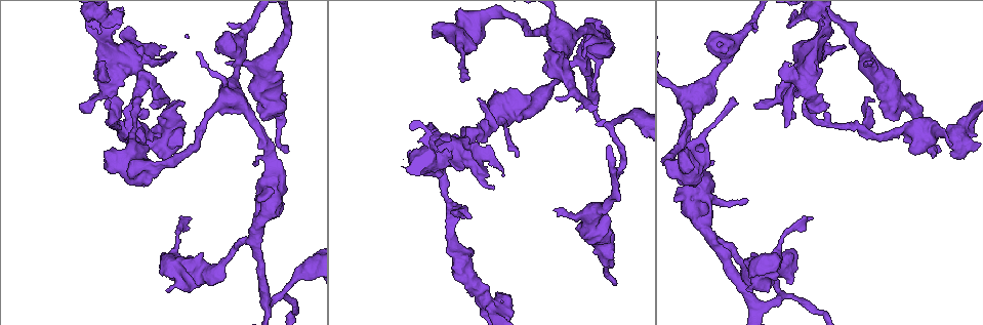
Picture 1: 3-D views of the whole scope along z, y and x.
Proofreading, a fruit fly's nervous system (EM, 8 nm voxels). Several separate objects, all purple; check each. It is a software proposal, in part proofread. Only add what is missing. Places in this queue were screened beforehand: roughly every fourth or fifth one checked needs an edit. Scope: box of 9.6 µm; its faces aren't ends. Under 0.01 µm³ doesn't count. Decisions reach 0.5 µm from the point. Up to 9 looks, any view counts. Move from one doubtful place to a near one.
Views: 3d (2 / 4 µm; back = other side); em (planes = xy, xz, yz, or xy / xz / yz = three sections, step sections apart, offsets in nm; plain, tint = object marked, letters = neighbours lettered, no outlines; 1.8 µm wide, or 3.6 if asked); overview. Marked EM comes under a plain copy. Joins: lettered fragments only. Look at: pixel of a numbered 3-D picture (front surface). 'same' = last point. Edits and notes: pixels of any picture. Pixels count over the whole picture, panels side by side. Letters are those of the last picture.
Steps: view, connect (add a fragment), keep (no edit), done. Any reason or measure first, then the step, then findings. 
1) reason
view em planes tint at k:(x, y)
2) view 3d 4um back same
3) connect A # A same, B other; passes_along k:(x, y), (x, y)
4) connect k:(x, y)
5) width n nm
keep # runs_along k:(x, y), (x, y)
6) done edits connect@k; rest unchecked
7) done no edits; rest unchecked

sharp bend
view 3d 4um at 1:(775, 255)

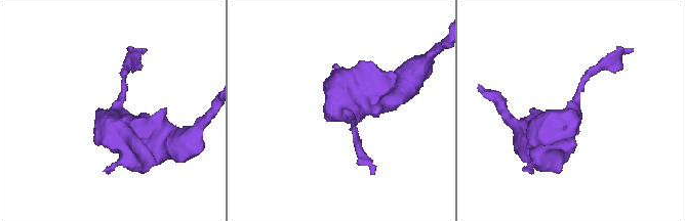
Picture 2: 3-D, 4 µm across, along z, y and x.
arms 3; now the EM
view em 3.6um planes letters at 2:(347, 113)

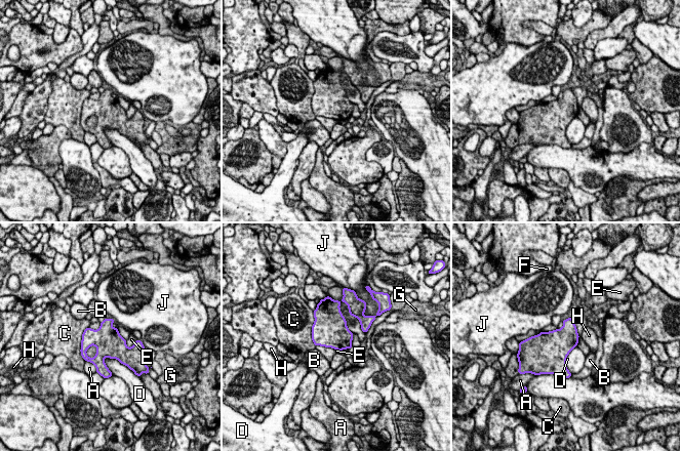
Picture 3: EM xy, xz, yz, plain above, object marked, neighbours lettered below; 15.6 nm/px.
keep # A other, B other, C other, D other, E other, F other, G other, H other, J other; border 3:(316, 345), (330, 346), (337, 351); none of them fits

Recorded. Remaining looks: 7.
branch stops here
view 3d 4um at 1:(139, 125)

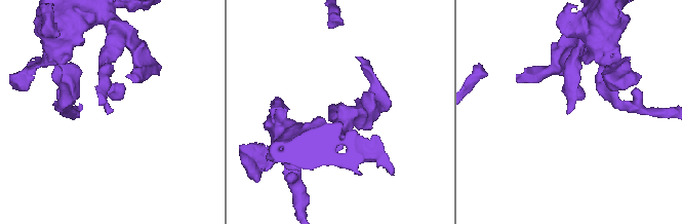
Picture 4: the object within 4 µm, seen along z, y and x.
view em planes letters at 4:(567, 114)

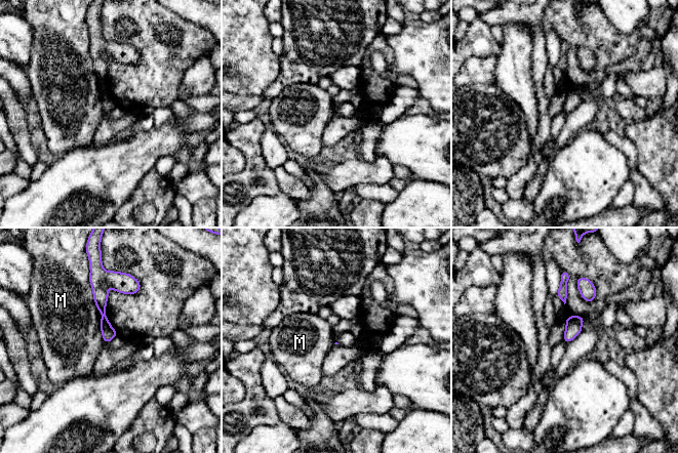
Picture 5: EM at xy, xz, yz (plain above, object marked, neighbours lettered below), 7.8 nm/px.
keep # M other; runs_along 5:(102, 281), (102, 310), (107, 339); none of them fits

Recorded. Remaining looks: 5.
free end
view 3d 2um at 1:(229, 23)

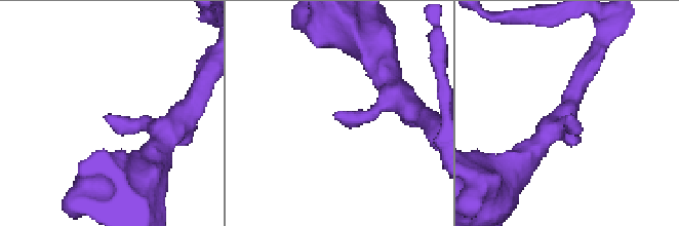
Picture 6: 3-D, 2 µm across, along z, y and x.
arm_widths 220, 280 nm
view em planes tint at 6:(569, 117)

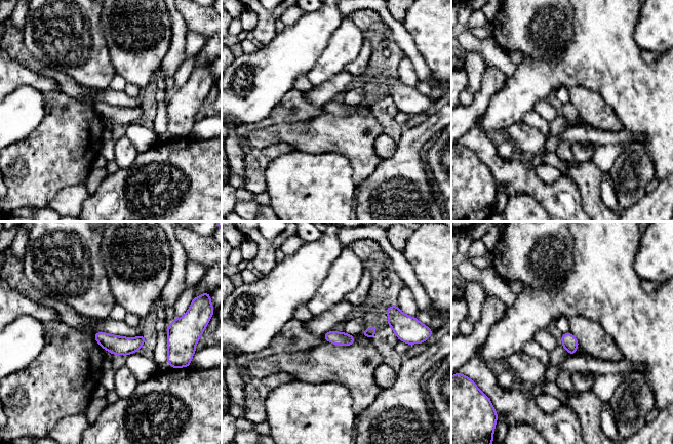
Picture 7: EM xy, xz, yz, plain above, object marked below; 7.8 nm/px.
view em planes letters same

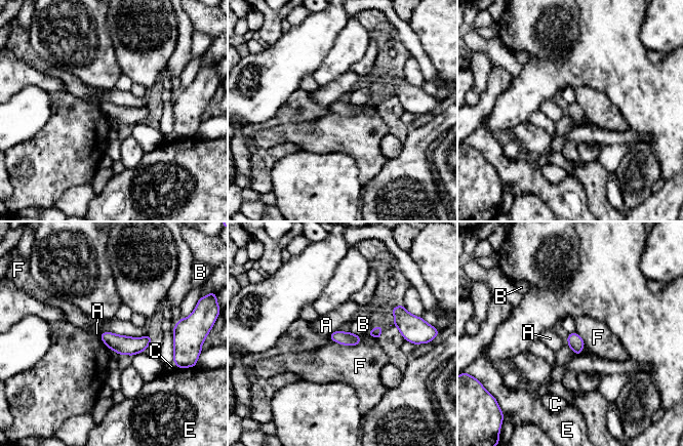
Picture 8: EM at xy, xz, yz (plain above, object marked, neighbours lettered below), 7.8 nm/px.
keep # A other, B other, C other, E other, F other; border 8:(330, 339), (344, 345), (359, 345); no lettered fragment goes on from it

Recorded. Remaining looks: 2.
done no edits; rest unchecked

